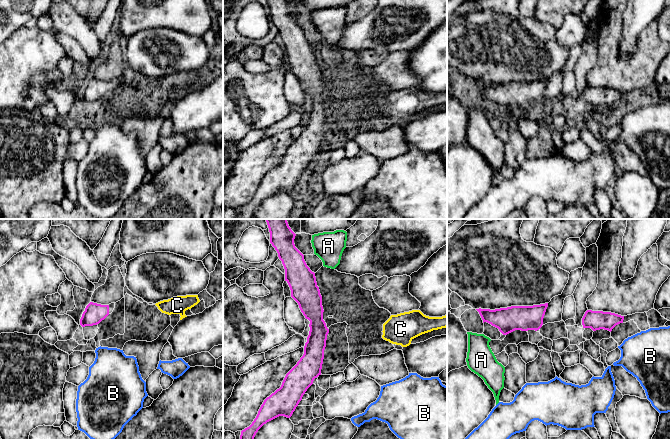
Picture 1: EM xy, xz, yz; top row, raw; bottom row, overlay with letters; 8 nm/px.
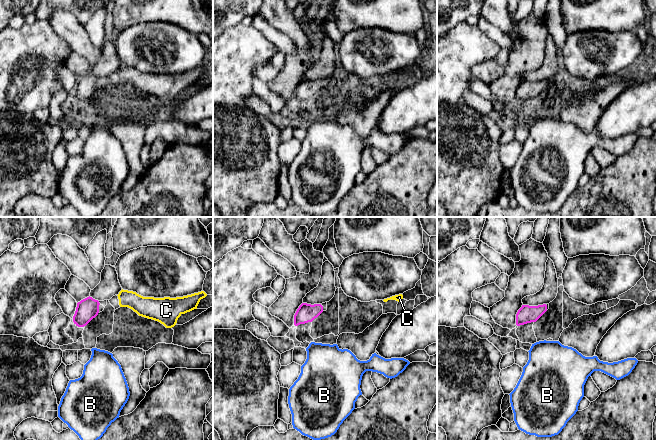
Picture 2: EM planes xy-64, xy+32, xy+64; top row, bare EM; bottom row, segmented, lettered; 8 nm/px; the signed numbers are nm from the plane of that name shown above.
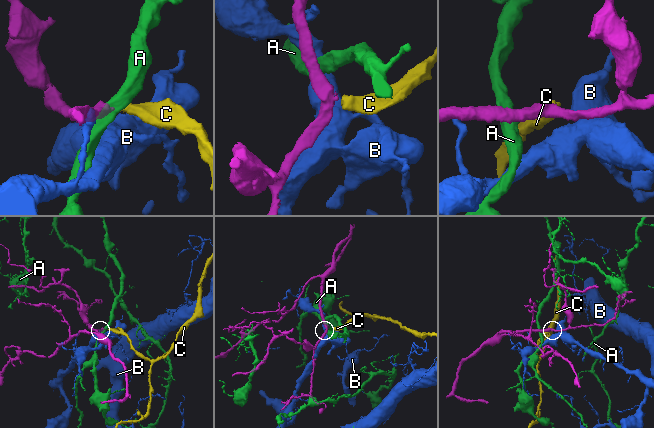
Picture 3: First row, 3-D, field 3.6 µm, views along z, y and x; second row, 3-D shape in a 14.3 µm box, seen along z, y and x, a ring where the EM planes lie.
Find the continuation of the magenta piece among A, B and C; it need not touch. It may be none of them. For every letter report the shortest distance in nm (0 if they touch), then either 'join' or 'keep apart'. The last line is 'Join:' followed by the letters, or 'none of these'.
A: gap 90 nm; keep apart
B: gap 130 nm; keep apart
C: gap 380 nm; join
Join: C

